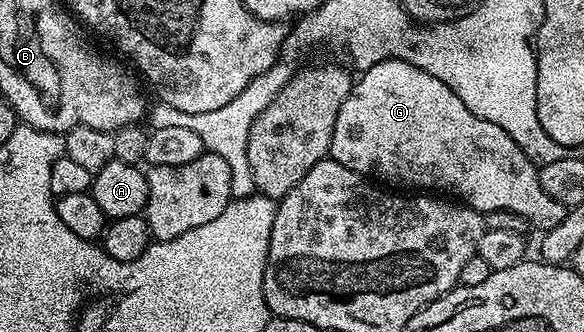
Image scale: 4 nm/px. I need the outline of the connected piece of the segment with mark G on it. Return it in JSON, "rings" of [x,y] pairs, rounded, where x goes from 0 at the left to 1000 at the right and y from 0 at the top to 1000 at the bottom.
{"rings":[[[659,175],[615,220],[592,307],[586,307],[586,331],[579,331],[565,470],[586,500],[658,560],[759,584],[824,645],[853,633],[894,645],[913,690],[937,693],[955,681],[973,642],[962,608],[942,596],[942,584],[928,572],[913,473],[892,458],[880,416],[873,416],[860,380],[832,367],[832,355],[818,355],[818,343],[805,334],[798,307],[791,307],[764,247],[750,247],[743,223],[729,223],[729,211],[702,199],[702,187]]]}

